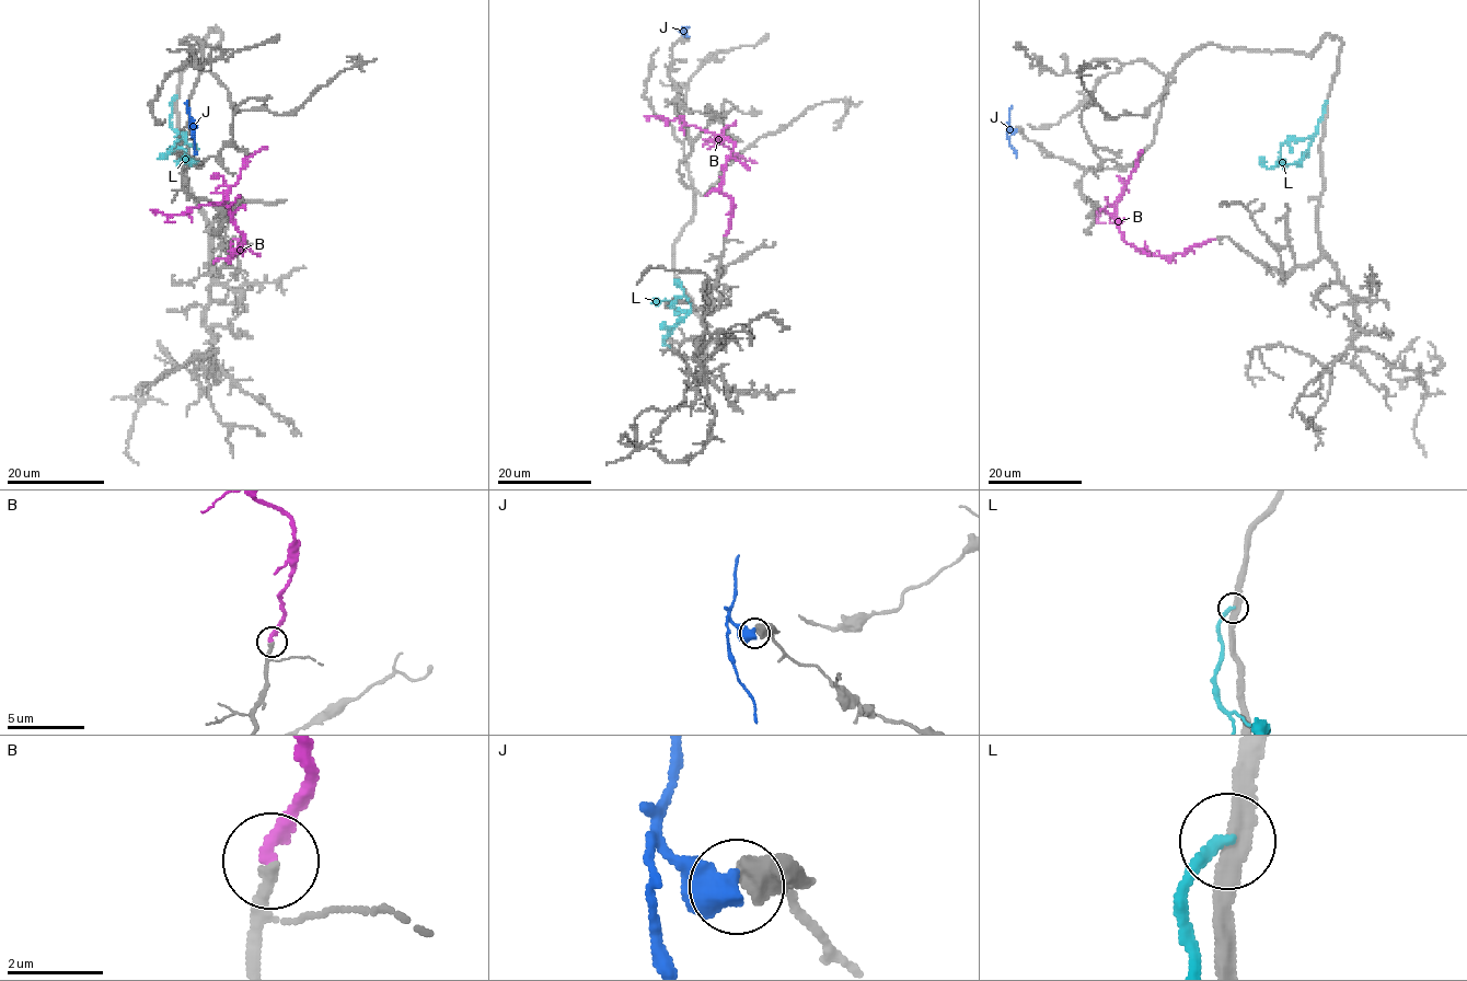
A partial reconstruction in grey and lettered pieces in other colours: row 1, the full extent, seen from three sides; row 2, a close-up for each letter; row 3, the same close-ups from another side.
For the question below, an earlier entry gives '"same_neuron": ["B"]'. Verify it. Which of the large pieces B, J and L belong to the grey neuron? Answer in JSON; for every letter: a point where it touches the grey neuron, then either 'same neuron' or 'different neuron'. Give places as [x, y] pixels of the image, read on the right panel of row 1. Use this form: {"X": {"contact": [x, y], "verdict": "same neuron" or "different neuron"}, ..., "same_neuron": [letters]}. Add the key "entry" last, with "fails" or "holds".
{"B": {"contact": [1215, 239], "verdict": "same neuron"}, "J": {"contact": [1015, 130], "verdict": "different neuron"}, "L": {"contact": [1326, 102], "verdict": "different neuron"}, "same_neuron": ["B"], "entry": "holds"}

